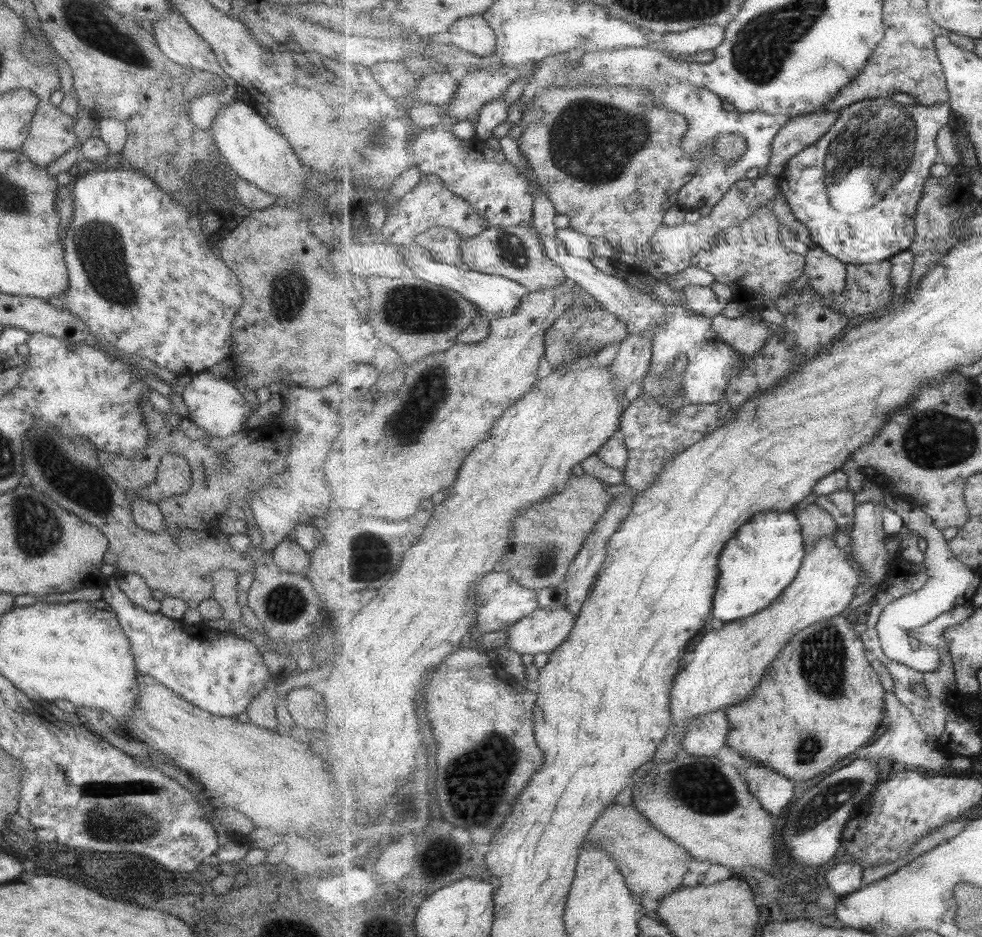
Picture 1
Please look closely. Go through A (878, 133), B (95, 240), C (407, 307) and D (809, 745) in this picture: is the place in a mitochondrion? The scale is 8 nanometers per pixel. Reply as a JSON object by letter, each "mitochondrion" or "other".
{"A":"mitochondrion","B":"mitochondrion","C":"mitochondrion","D":"mitochondrion"}

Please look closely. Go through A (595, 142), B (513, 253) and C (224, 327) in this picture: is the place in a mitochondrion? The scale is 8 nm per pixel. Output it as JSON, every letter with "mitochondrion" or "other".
{"A":"mitochondrion","B":"mitochondrion","C":"other"}

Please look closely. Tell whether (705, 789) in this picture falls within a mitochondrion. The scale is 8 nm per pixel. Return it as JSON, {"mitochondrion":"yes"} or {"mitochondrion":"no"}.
{"mitochondrion":"yes"}

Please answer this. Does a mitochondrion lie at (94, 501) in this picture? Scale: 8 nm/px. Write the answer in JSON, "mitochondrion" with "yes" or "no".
{"mitochondrion":"yes"}

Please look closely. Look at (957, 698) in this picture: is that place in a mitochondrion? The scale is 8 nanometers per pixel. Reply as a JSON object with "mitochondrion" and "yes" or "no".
{"mitochondrion":"no"}

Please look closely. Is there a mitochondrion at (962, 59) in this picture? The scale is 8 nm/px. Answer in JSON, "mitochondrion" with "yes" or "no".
{"mitochondrion":"no"}

